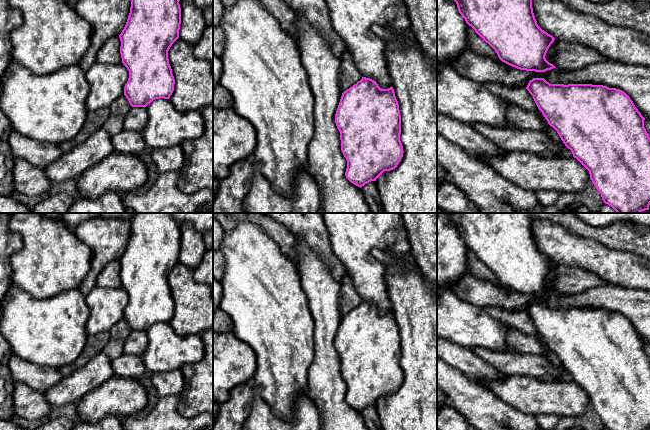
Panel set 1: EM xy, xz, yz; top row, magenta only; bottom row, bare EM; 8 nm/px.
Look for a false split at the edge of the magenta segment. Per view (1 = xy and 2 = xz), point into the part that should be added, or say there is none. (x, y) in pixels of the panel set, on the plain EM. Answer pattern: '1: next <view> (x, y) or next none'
1: next none
2: next none

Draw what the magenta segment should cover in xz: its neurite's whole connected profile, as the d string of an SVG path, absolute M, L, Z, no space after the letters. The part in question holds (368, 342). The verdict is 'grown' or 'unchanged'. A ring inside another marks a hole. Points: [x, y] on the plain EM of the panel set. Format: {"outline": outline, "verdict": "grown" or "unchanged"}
{"outline": "M362 301L360 305L342 317L336 338L335 347L340 356L341 375L347 384L346 402L358 411L376 405L384 396L397 391L403 381L403 370L400 365L401 339L393 311L381 313L376 305Z", "verdict": "unchanged"}

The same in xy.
{"outline": "M135 213L130 219L130 237L119 259L122 287L129 295L124 319L132 331L146 331L155 323L169 323L175 303L169 288L168 275L179 262L181 232L171 213Z", "verdict": "unchanged"}

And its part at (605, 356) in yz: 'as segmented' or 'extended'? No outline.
as segmented

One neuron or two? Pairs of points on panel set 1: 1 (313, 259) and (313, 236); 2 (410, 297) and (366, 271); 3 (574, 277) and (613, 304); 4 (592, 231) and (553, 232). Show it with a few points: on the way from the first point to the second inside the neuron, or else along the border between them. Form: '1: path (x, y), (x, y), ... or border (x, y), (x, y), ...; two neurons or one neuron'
1: border (297, 238), (302, 238), (328, 267); two neurons
2: border (379, 261), (385, 265), (387, 296), (392, 306); two neurons
3: path (584, 287), (603, 296); one neuron
4: border (555, 223), (558, 223), (572, 233), (593, 240); two neurons

